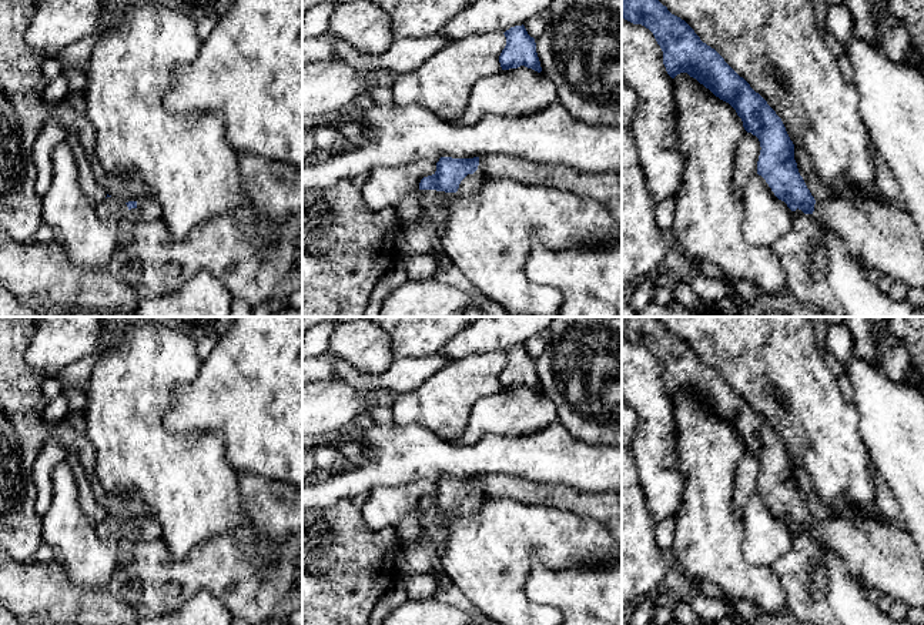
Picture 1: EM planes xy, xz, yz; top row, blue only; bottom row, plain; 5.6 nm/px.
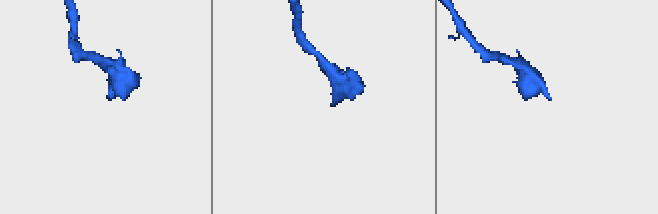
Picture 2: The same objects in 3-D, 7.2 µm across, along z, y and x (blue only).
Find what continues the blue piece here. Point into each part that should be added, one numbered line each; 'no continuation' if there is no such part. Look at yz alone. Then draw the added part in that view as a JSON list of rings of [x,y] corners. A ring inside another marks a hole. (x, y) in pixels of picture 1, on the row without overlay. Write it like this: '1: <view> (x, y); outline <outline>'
1: yz (881, 555); outline [[[838,515],[816,519],[813,534],[821,547],[836,552],[847,571],[868,589],[874,588],[893,601],[901,601],[910,608],[924,608],[924,562],[911,535],[886,519],[868,521],[867,525],[853,522]]]

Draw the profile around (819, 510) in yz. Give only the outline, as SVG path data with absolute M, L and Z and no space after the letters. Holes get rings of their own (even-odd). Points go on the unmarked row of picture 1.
M794 465L794 479L814 519L824 519L833 515L831 508L816 495L810 475L800 465Z

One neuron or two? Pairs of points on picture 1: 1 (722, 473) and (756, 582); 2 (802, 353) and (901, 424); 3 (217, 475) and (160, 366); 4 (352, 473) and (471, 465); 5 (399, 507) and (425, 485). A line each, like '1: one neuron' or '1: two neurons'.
1: one neuron
2: two neurons
3: one neuron
4: one neuron
5: one neuron

